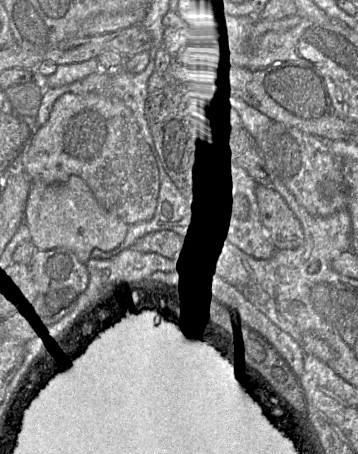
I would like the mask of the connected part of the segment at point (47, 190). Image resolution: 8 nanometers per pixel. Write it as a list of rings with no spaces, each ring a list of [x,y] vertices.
[[[77,176],[62,183],[33,182],[30,188],[24,221],[31,242],[39,251],[66,248],[86,264],[93,250],[103,252],[117,248],[125,239],[129,225],[108,212],[97,201],[88,185]]]

